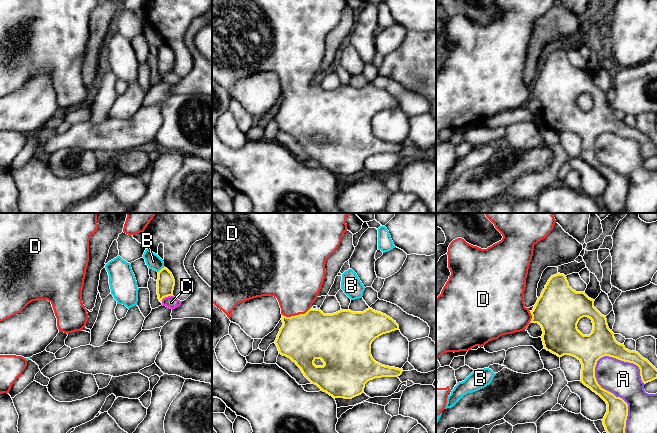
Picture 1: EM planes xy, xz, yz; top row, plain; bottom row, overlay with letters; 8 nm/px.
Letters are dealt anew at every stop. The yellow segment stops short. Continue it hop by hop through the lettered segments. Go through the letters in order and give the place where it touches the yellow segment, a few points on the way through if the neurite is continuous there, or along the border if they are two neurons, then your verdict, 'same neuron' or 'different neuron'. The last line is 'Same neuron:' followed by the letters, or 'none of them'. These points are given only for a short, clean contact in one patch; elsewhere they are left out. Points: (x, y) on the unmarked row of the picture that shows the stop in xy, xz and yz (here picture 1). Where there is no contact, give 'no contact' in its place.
A: meets yellow in yz at (613, 170); different neuron
B: meets yellow in xy at (161, 45); border along xy (164, 43), (158, 48); different neuron
C: meets yellow in xy at (165, 72); border along xy (171, 71), (165, 72), (161, 78); different neuron
D: meets yellow in xz at (296, 91); runs through xz (303, 114), (303, 103), (296, 91), (296, 60); same neuron
Same neuron: D

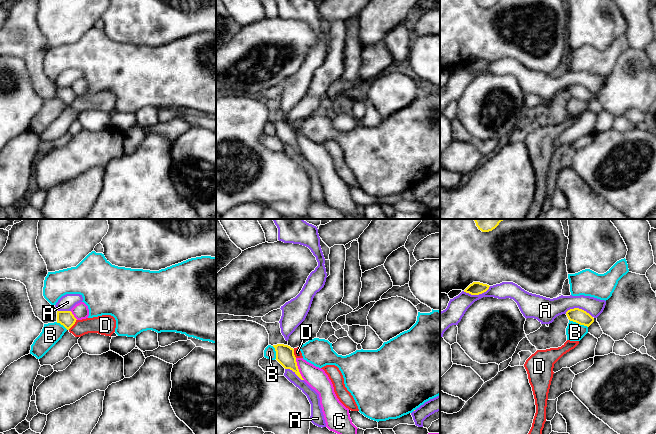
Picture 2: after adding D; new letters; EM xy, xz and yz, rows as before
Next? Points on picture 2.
A: meets yellow in yz at (578, 84); different neuron
B: meets yellow in yz at (578, 99); different neuron
C: meets yellow in xz at (298, 145); different neuron
D: meets yellow in xy at (73, 100); border along xy (76, 95), (68, 105); different neuron
Same neuron: none of them

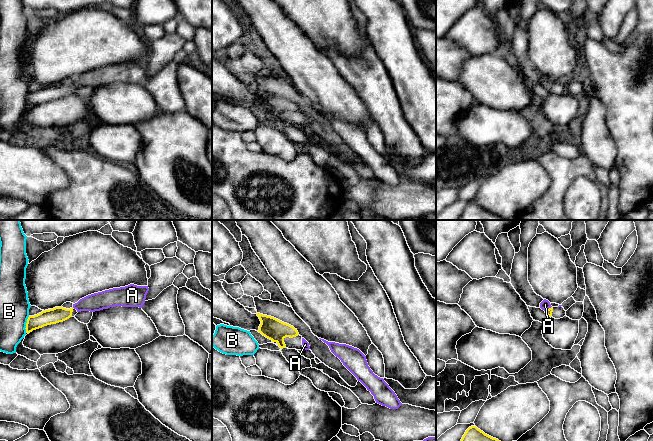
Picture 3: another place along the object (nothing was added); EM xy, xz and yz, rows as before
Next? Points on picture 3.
A: meets yellow in yz at (547, 85); runs through yz (549, 87), (547, 85), (545, 80); same neuron
B: meets yellow in xy at (26, 100); different neuron
Same neuron: A

